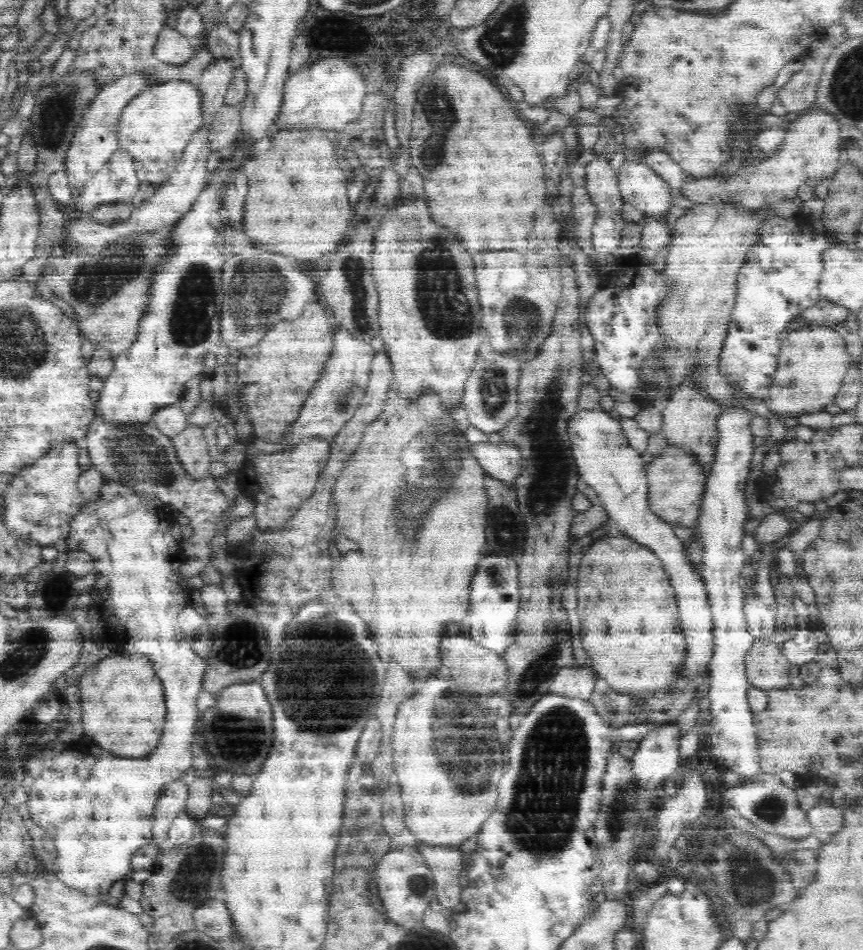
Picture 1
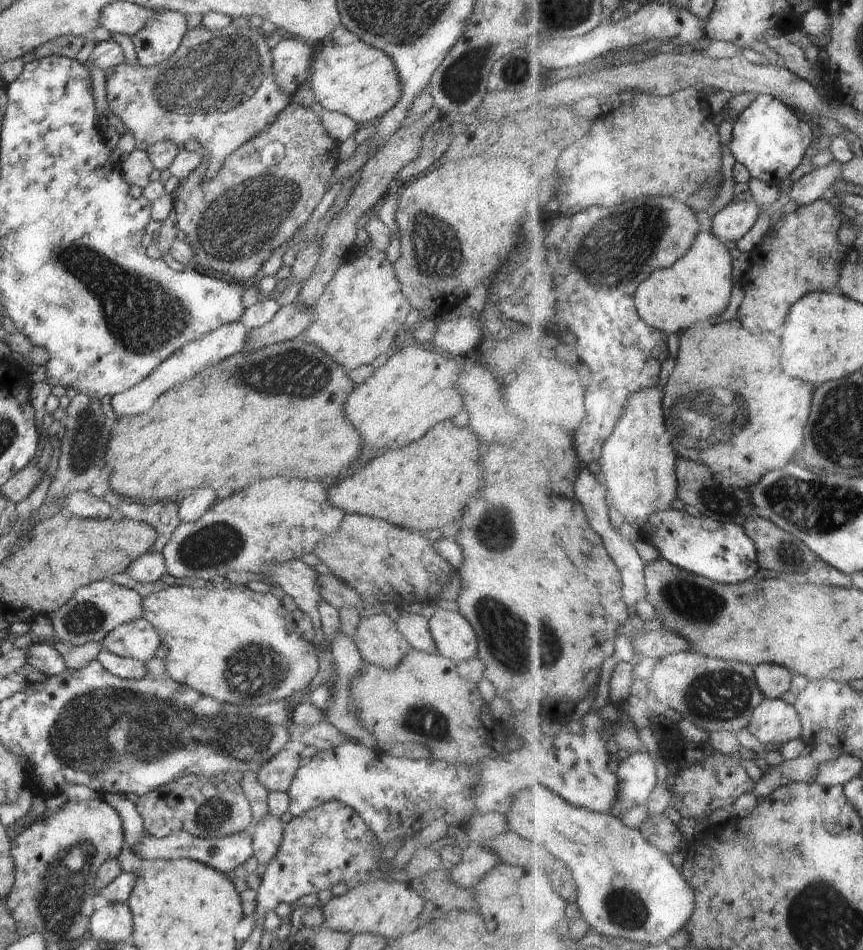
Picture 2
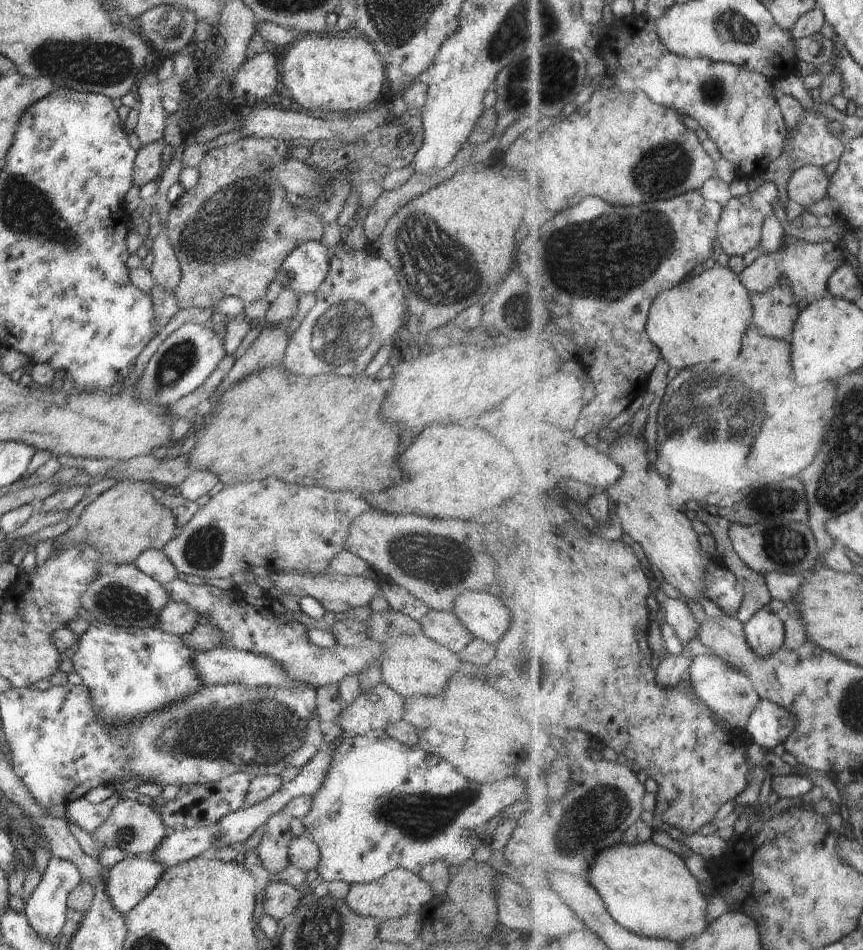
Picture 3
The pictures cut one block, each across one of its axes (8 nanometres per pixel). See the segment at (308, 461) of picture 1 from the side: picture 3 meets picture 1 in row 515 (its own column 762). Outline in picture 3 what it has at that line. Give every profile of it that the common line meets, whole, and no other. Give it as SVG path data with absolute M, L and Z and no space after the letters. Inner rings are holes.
M786 238L786 248L782 247L775 253L762 252L759 257L741 272L741 280L751 293L762 294L772 290L779 281L788 280L796 292L798 304L804 308L828 296L830 280L835 272L846 264L846 258L838 245L832 241L811 243L806 241L792 241Z

